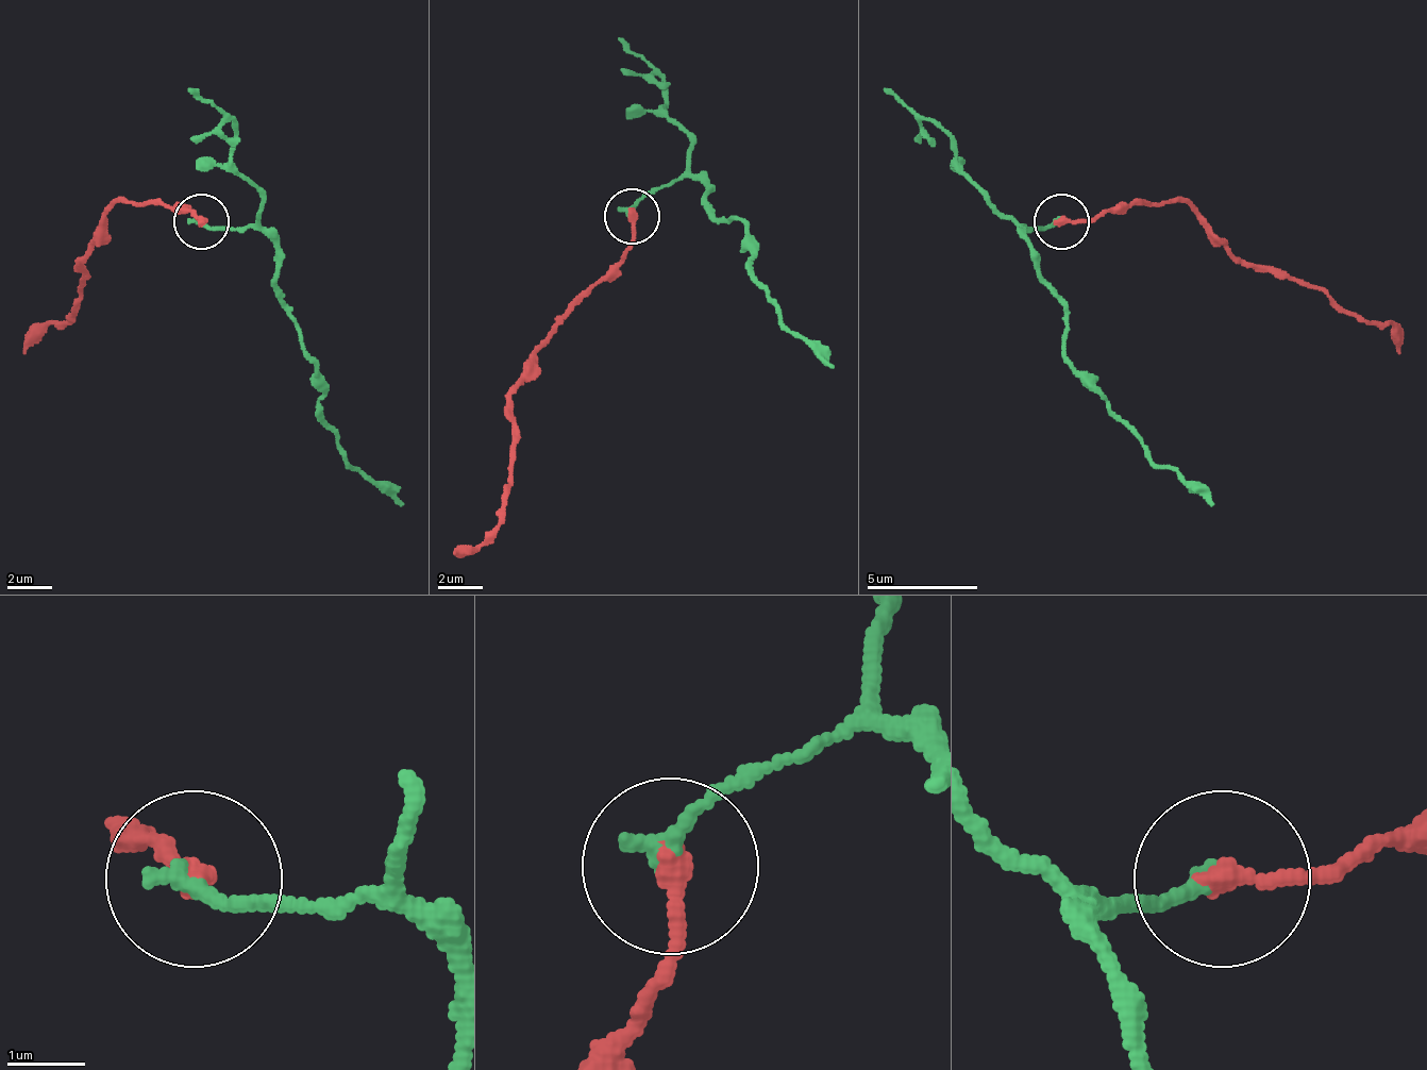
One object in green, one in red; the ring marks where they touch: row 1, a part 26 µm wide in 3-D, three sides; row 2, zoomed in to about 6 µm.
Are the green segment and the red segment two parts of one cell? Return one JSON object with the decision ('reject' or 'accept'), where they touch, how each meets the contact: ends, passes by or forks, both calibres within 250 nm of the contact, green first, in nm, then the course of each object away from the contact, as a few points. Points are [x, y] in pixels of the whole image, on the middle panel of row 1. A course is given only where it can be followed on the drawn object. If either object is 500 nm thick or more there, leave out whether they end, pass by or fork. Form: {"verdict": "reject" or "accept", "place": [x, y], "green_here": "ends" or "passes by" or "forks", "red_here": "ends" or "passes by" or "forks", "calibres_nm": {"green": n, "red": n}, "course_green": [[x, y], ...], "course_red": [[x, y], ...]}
{"verdict": "reject", "place": [632, 216], "green_here": "ends", "red_here": "ends", "calibres_nm": {"green": 200, "red": 320}, "course_green": [[627, 214], [693, 176], [705, 186], [705, 203], [721, 220], [743, 226], [749, 269], [833, 369]], "course_red": [[633, 214], [633, 248], [588, 291], [511, 391], [505, 514], [484, 541], [455, 552]]}

